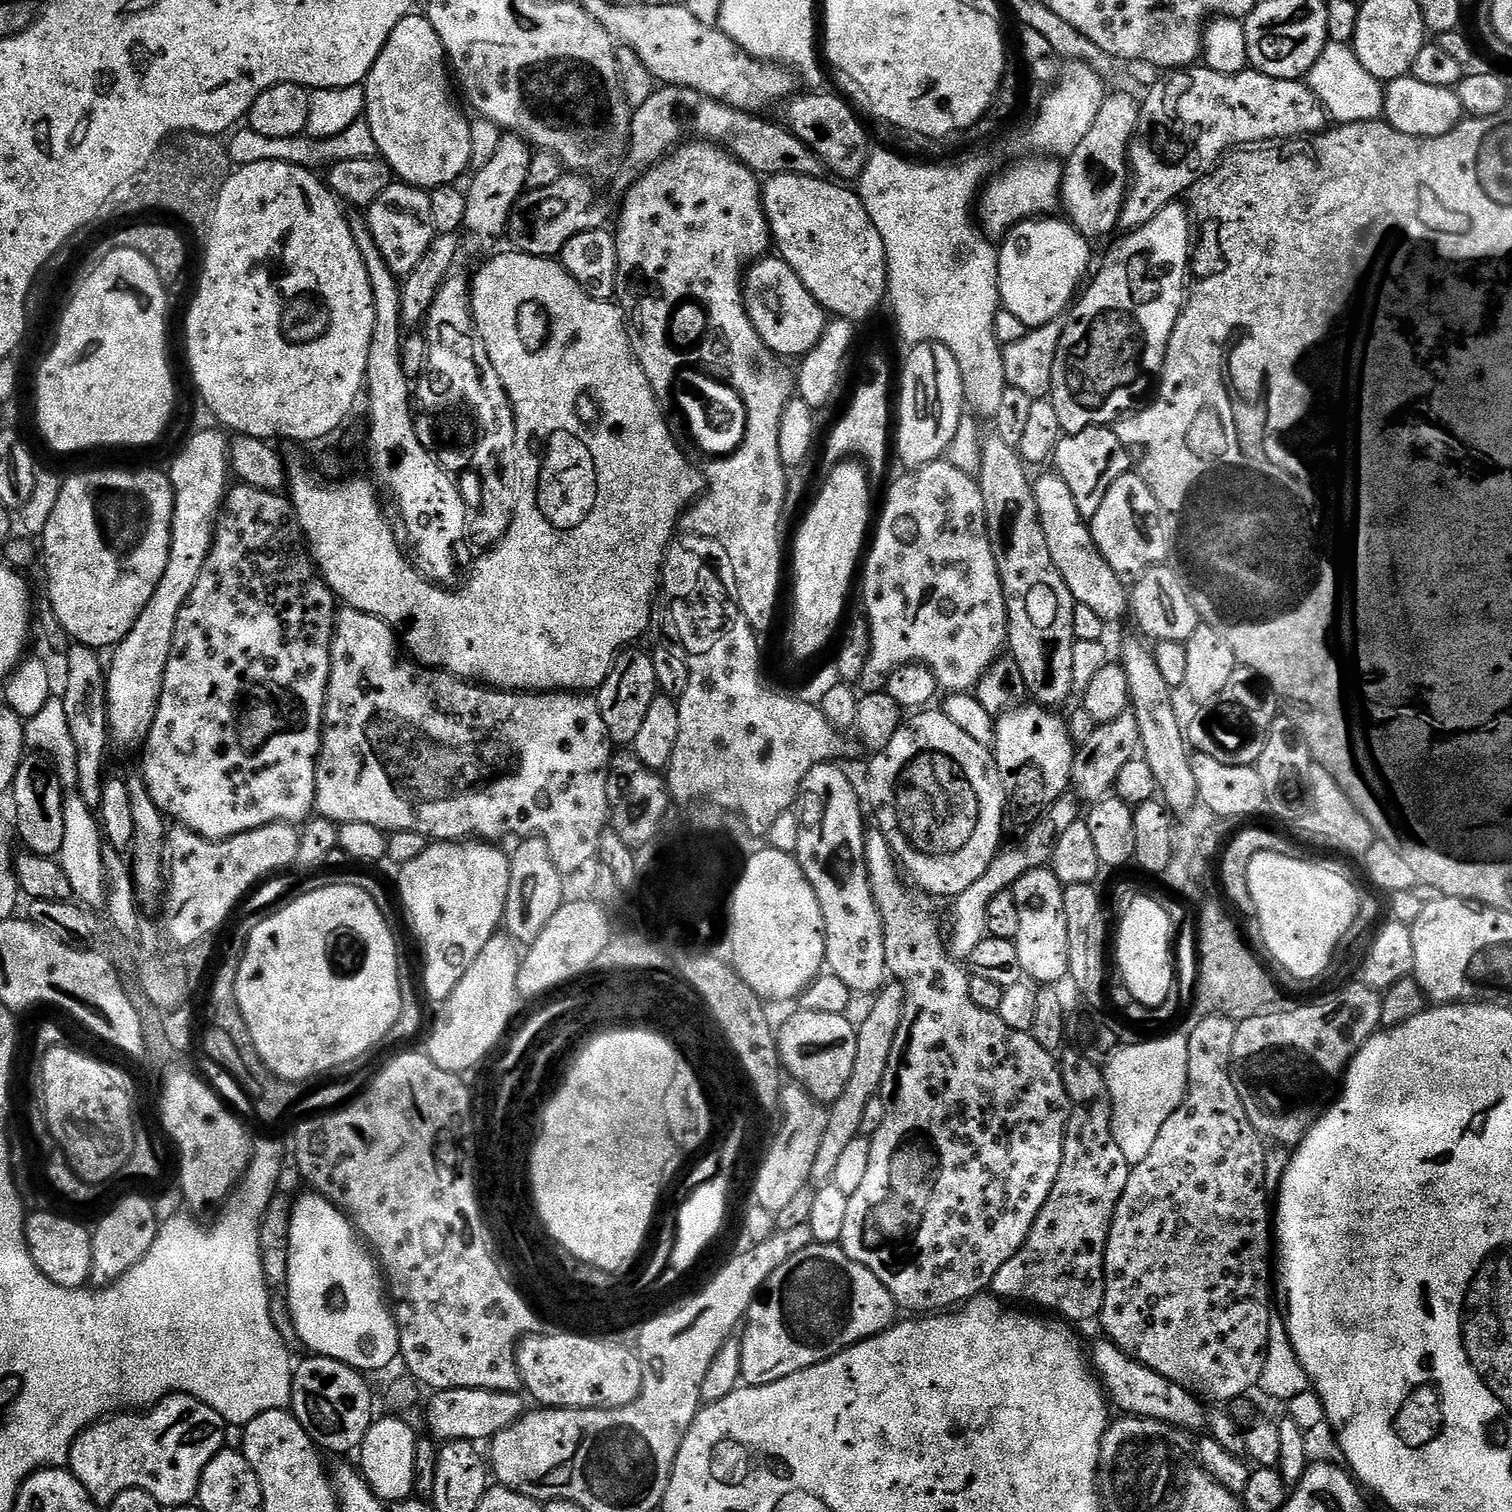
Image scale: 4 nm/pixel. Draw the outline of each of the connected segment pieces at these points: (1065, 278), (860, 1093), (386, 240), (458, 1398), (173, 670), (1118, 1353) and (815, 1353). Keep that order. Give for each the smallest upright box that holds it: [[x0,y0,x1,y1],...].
[[996,218,1093,329],[812,982,904,1182],[366,182,434,278],[426,1388,525,1442],[142,486,338,840],[1090,1338,1206,1430],[739,1243,898,1385]]

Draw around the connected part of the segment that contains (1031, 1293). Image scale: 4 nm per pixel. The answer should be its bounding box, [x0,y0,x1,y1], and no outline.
[990,1050,1130,1321]

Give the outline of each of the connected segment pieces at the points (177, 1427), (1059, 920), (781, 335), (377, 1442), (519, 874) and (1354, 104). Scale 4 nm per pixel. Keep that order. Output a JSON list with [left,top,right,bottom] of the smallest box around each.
[[67,1394,225,1510],[1010,866,1069,986],[742,258,826,358],[358,1418,417,1505],[502,838,563,946],[1306,44,1384,125]]

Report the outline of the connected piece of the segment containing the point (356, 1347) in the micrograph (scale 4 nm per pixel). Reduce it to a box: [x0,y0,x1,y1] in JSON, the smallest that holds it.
[286,1195,400,1374]

